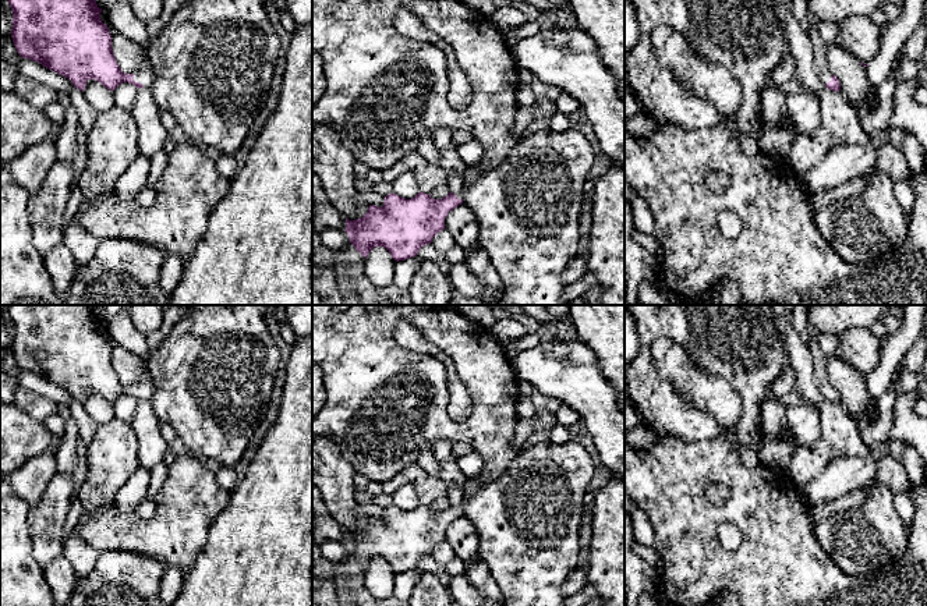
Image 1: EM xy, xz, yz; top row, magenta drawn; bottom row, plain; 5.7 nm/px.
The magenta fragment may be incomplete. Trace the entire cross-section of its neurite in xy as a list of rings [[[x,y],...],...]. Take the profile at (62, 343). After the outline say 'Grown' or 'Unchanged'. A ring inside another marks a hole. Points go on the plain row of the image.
[[[7,305],[13,322],[11,350],[18,366],[40,375],[43,379],[68,390],[84,404],[88,391],[100,394],[110,403],[128,394],[139,400],[151,400],[155,383],[148,378],[135,384],[120,382],[112,361],[112,347],[100,332],[93,305]]]. Grown

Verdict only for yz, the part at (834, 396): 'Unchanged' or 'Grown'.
Grown

